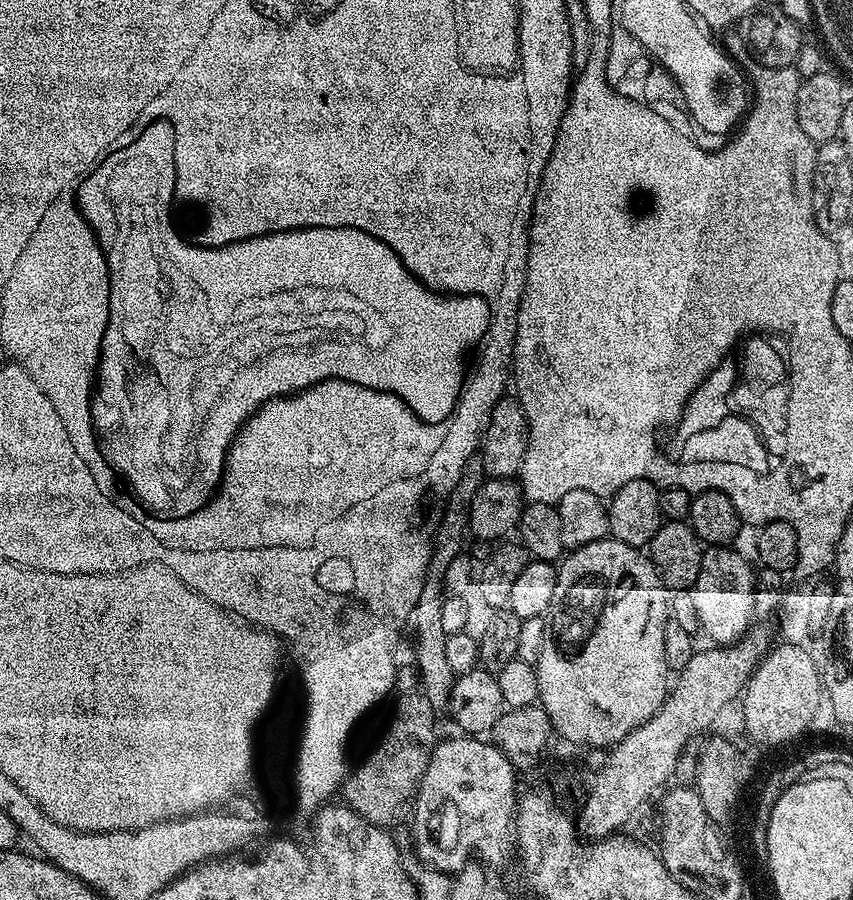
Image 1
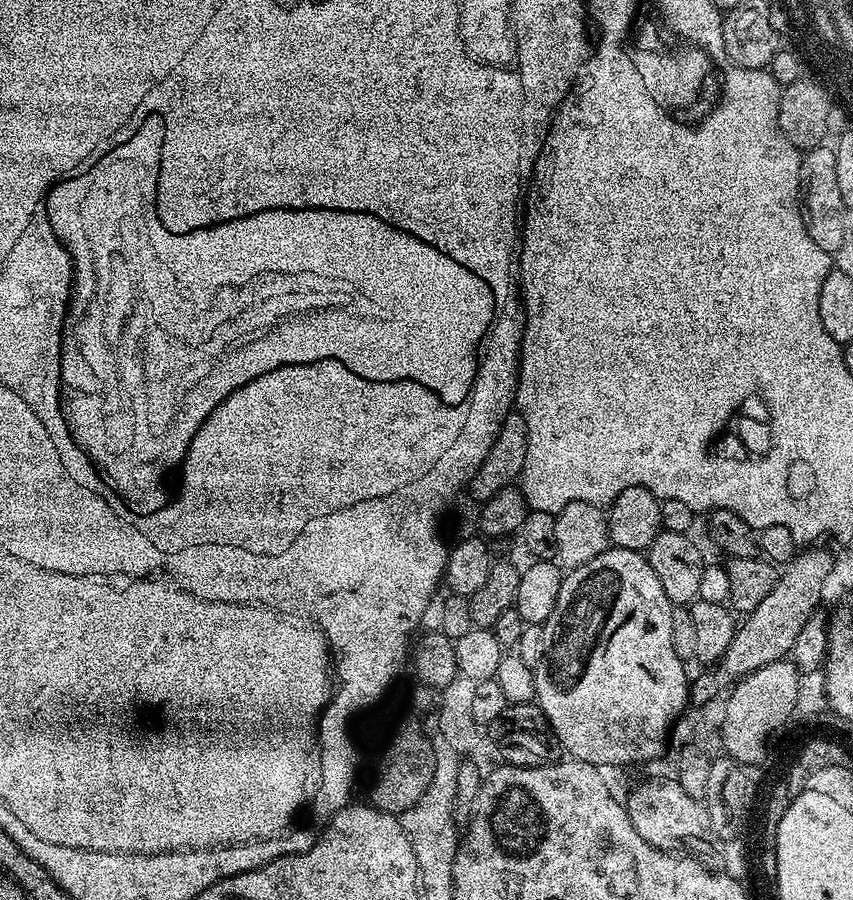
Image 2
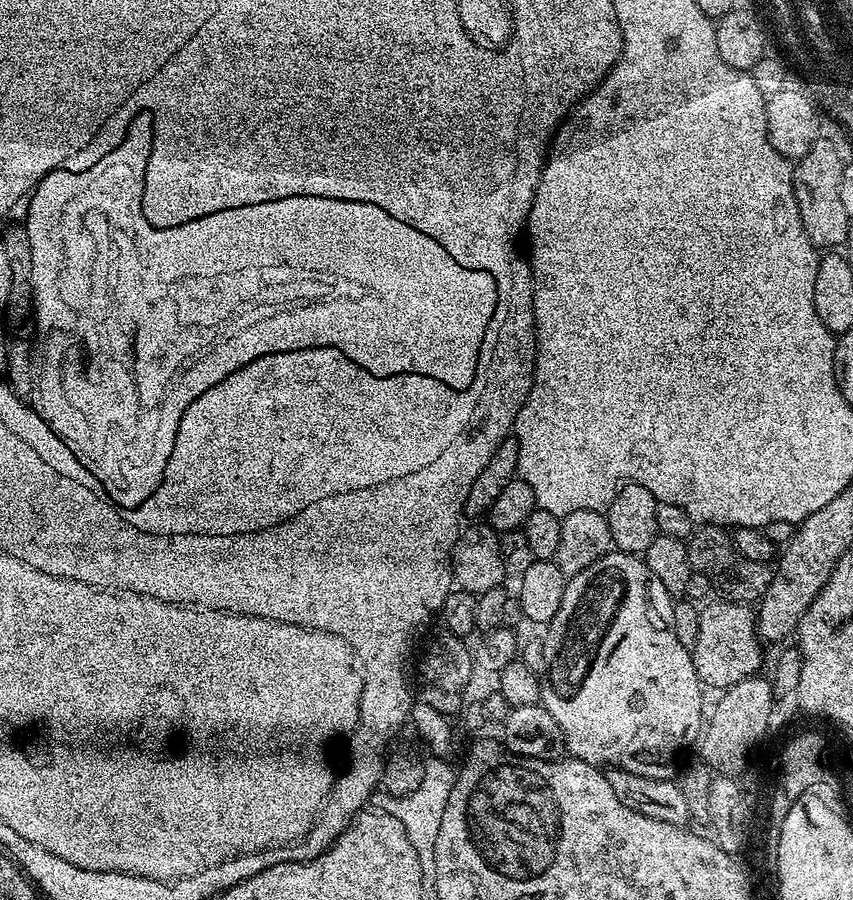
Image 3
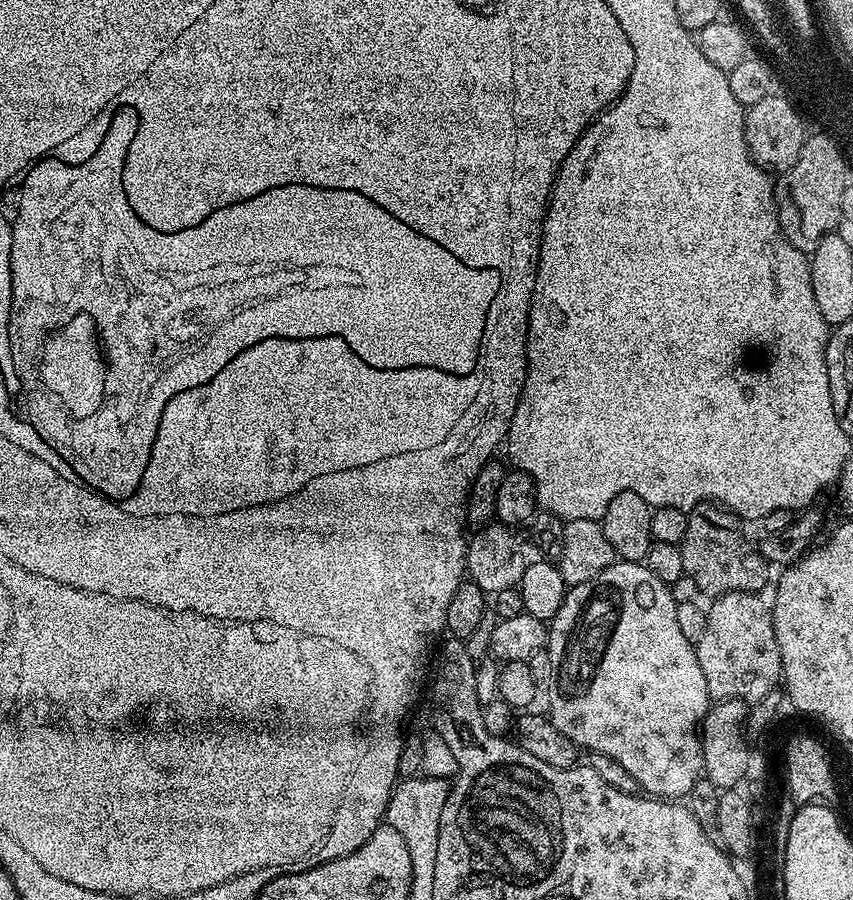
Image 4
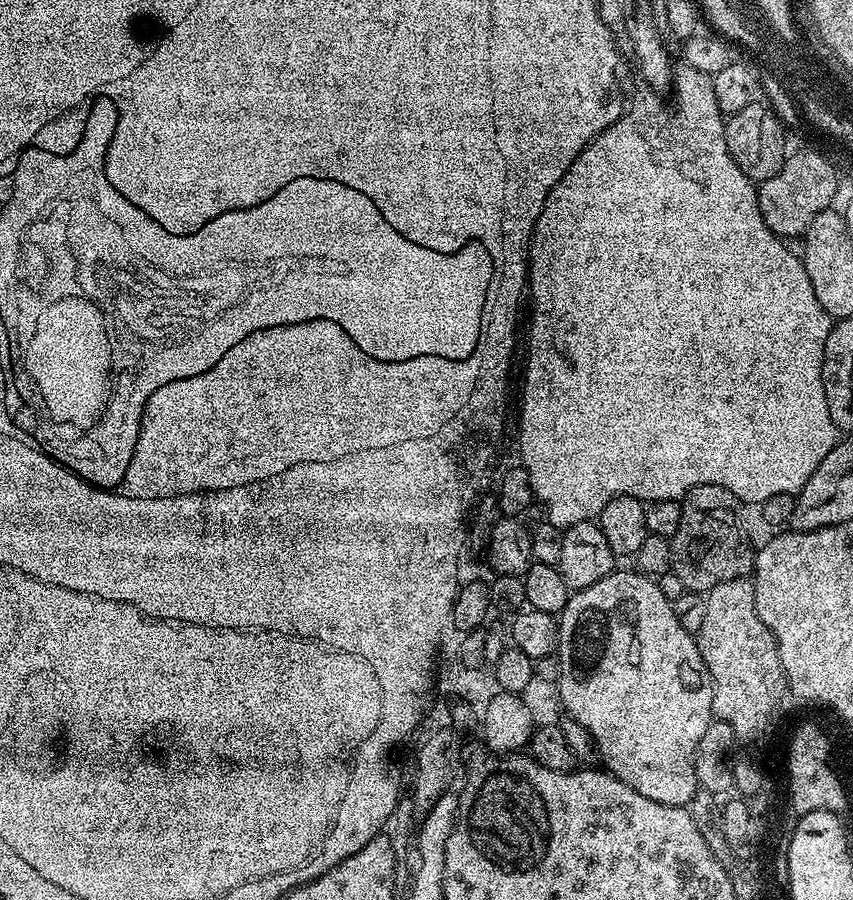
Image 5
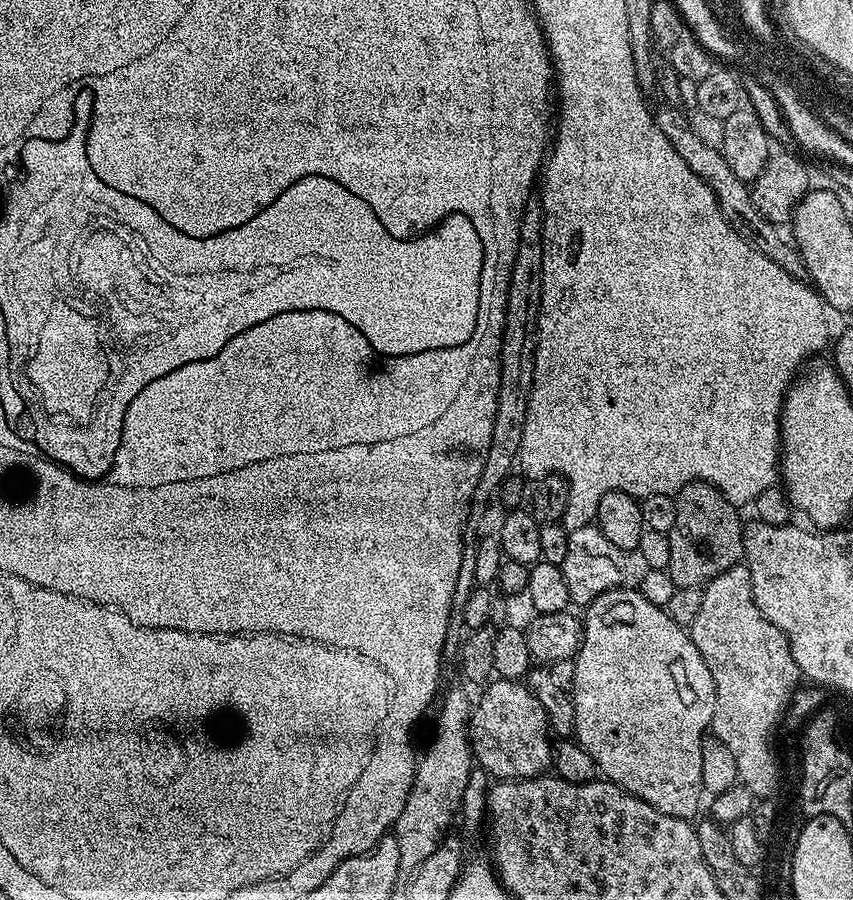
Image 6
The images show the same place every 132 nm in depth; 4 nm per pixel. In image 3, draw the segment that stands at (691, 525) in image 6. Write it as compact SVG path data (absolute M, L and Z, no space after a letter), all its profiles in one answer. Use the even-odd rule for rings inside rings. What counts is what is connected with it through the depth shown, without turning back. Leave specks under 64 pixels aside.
M706 524L697 527L687 541L687 546L693 572L706 574L713 589L721 597L741 602L758 602L766 594L772 581L773 569L768 564L750 562L750 558L742 558L731 535L721 525Z

